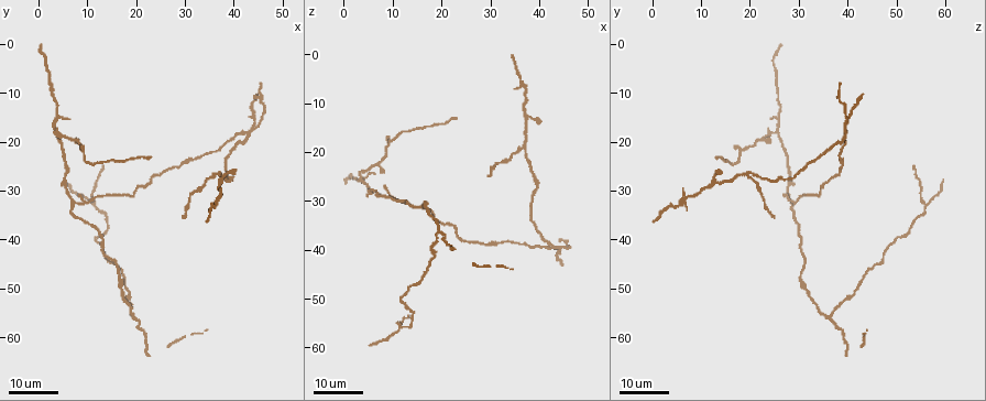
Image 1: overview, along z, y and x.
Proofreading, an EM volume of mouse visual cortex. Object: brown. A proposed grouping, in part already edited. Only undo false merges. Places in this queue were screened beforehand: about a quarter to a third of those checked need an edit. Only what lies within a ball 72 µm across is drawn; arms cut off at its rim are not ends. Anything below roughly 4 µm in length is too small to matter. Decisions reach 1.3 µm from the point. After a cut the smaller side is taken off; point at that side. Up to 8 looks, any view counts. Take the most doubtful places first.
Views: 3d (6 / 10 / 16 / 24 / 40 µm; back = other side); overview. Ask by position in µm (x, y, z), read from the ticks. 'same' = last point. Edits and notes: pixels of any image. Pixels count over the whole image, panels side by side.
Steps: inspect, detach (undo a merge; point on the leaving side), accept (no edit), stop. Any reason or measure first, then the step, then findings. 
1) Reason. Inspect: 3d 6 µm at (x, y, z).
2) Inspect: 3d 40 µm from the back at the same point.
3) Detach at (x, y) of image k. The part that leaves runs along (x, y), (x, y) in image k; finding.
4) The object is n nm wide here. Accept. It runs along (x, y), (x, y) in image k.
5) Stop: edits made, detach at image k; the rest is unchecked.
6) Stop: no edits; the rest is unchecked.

A fork. Inspect: 3d 16 µm at (43.5, 18.0, 39.5).

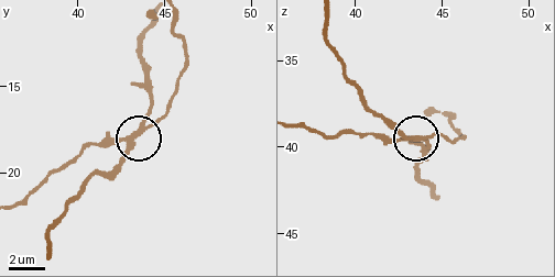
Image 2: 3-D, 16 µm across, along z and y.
Inspect: 3d 10 µm at (43.1, 18.2, 39.5).

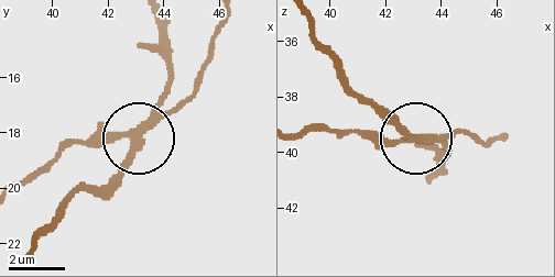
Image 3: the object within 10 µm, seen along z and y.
Inspect: 3d 6 µm at (43.2, 18.1, 39.5).

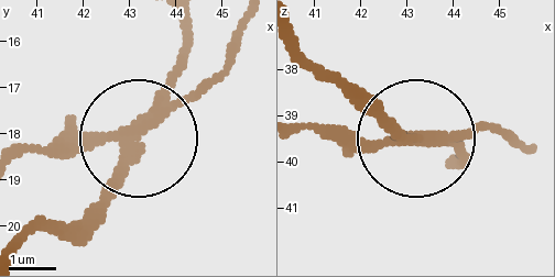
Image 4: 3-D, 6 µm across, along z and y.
The object is 230 nm wide here. Detach at (115, 186) of image 4. The part that leaves runs along (141, 122), (138, 153), (82, 212), (23, 236) in image 4; two cells meet here.

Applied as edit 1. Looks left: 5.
Inspect: overview.

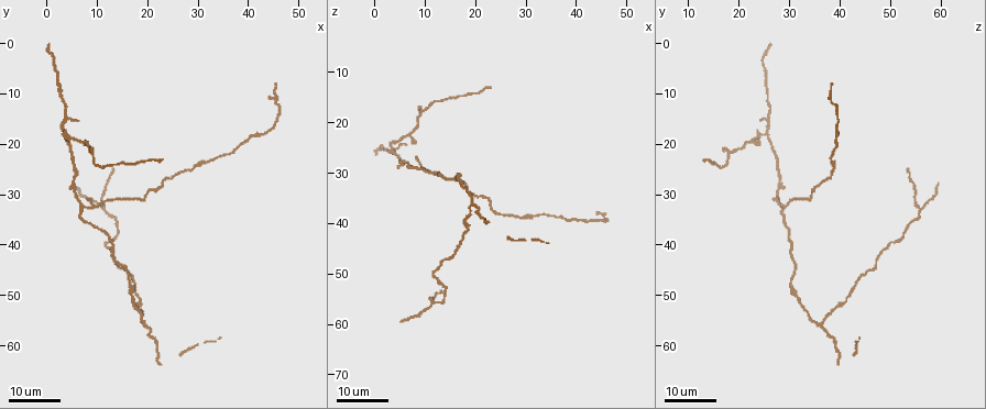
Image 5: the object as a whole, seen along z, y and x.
Branch point. Inspect: 3d 24 µm at (3.5, 18.5, 25.5).

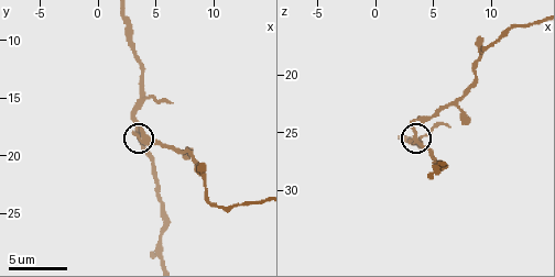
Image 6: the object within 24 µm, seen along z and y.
Inspect: 3d 10 µm at (3.4, 17.8, 25.4).

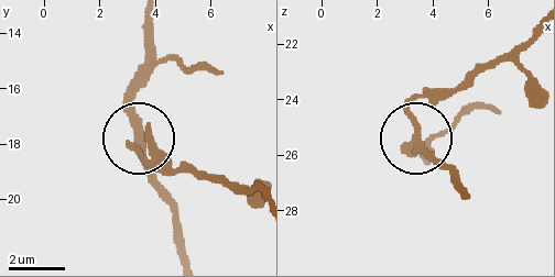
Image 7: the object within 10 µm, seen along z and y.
The side arm is 21 µm long. Accept. It runs along (182, 255), (137, 134), (143, 52) in image 7; continuous, no second cell.

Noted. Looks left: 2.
Sudden change in width. Inspect: 3d 24 µm at (29.0, 25.0, 39.0).

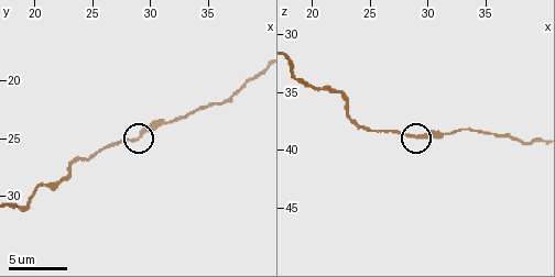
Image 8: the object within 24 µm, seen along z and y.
Inspect: 3d 10 µm at (29.2, 24.8, 38.8).

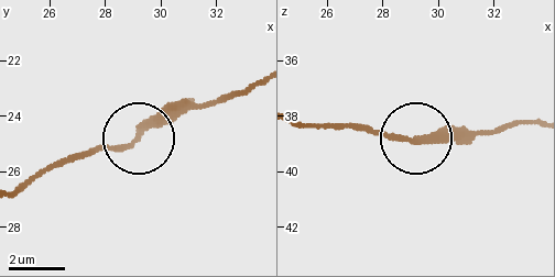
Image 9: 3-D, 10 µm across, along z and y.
The object is 240 nm wide here. Accept. It runs along (24, 188), (60, 165), (131, 144), (193, 106) in image 9; all the same cell.

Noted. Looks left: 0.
Stop: edits made, detach at image 4; the rest is unchecked.

